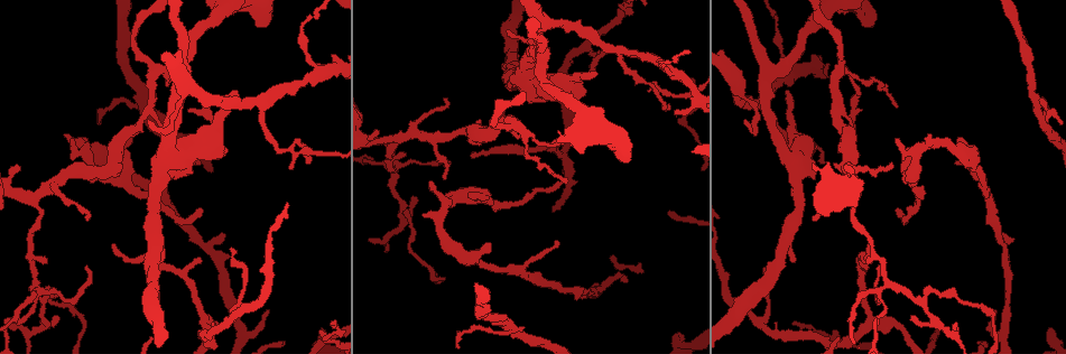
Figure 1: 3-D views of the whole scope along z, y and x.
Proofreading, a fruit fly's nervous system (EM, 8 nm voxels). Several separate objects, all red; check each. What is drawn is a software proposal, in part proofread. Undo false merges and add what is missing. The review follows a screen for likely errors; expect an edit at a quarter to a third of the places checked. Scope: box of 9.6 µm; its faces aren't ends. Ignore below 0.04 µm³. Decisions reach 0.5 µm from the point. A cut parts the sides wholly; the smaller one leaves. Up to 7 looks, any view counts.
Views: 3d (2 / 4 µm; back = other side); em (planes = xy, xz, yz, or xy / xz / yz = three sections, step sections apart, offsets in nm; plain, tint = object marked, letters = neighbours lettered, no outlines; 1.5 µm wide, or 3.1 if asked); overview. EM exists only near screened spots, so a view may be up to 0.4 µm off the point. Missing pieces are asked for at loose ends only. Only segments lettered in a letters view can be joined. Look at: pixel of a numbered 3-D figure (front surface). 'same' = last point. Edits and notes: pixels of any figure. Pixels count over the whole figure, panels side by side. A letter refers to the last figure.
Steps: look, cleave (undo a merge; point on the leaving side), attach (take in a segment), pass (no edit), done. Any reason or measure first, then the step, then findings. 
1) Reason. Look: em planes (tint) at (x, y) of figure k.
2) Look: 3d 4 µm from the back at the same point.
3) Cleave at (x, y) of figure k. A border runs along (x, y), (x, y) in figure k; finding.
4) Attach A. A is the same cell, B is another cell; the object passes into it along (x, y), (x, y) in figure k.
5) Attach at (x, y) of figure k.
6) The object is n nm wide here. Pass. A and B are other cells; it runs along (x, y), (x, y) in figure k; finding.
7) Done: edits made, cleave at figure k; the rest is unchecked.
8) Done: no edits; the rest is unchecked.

An open end. Look: em xz step 4 (tint) at (473, 192) of figure 1.

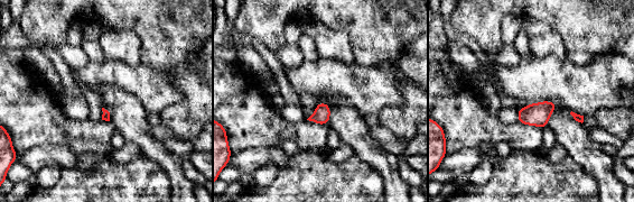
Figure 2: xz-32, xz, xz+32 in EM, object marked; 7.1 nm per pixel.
Look: em planes (letters) at the same point.

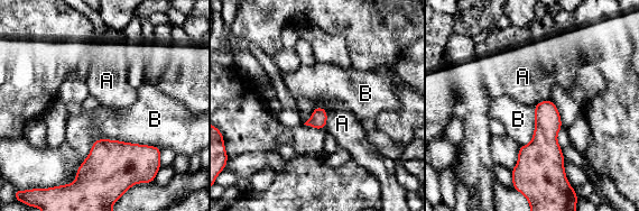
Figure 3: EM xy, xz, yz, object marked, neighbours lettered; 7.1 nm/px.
Pass. A and B are other cells; a border runs along (161, 148), (95, 139), (82, 162) in figure 3; none of them fits.

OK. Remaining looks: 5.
Three-way junction. Look: em yz step 8 (plain) at (204, 318) of figure 1.

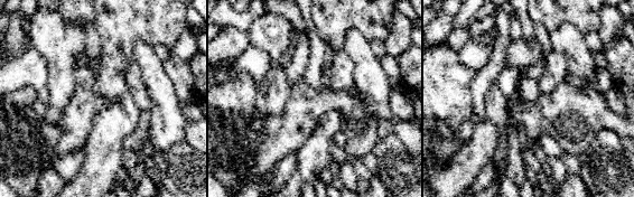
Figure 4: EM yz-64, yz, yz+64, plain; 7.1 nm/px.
Look: em yz step 8 (tint) at the same point.

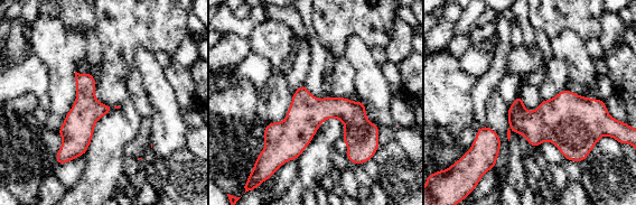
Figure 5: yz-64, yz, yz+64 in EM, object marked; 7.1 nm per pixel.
See the neighbours. Look: em yz step 8 (letters) at the same point.

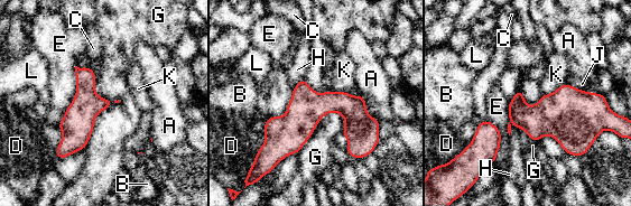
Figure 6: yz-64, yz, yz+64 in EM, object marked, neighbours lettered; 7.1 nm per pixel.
Pass. A, B, C, D, E, G, H, J, K and L are other cells; continuous, no second cell.

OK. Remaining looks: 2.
Free end. Look: 3d 4 µm at (647, 90) of figure 1.

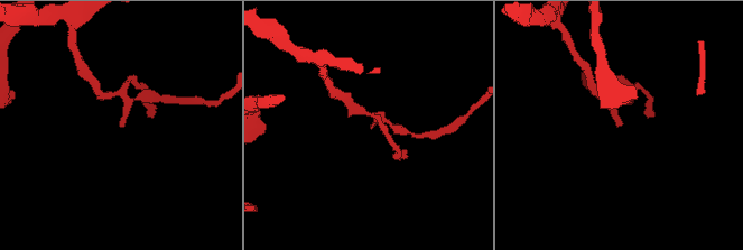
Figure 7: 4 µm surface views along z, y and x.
Shape alone is not enough. Look: em planes (letters) at (372, 124) of figure 7.

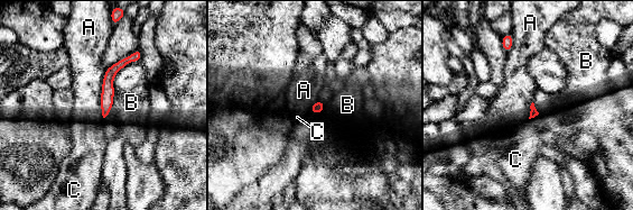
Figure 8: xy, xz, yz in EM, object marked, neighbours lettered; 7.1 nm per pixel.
The longest contact is with B, 400 nm. Pass. A, B and C are other cells; it runs along (138, 54), (109, 75), (104, 112) in figure 8; none of them fits.

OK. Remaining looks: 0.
Done: no edits; the rest is unchecked.

